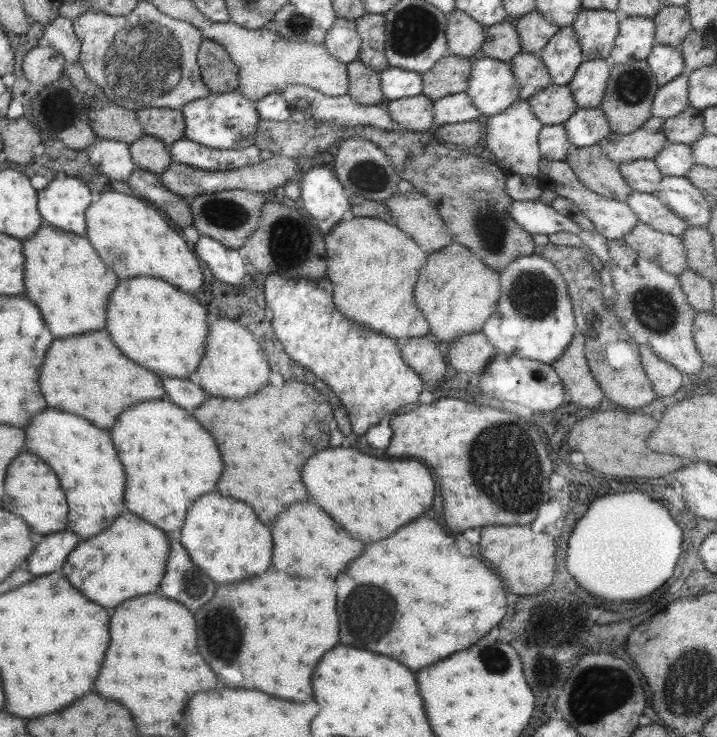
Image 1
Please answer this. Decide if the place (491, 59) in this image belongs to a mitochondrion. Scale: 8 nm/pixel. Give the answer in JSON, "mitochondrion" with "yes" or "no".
{"mitochondrion":"no"}

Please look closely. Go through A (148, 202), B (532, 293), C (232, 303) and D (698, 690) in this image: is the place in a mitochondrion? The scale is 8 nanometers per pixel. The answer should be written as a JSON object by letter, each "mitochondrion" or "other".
{"A":"other","B":"mitochondrion","C":"other","D":"mitochondrion"}

